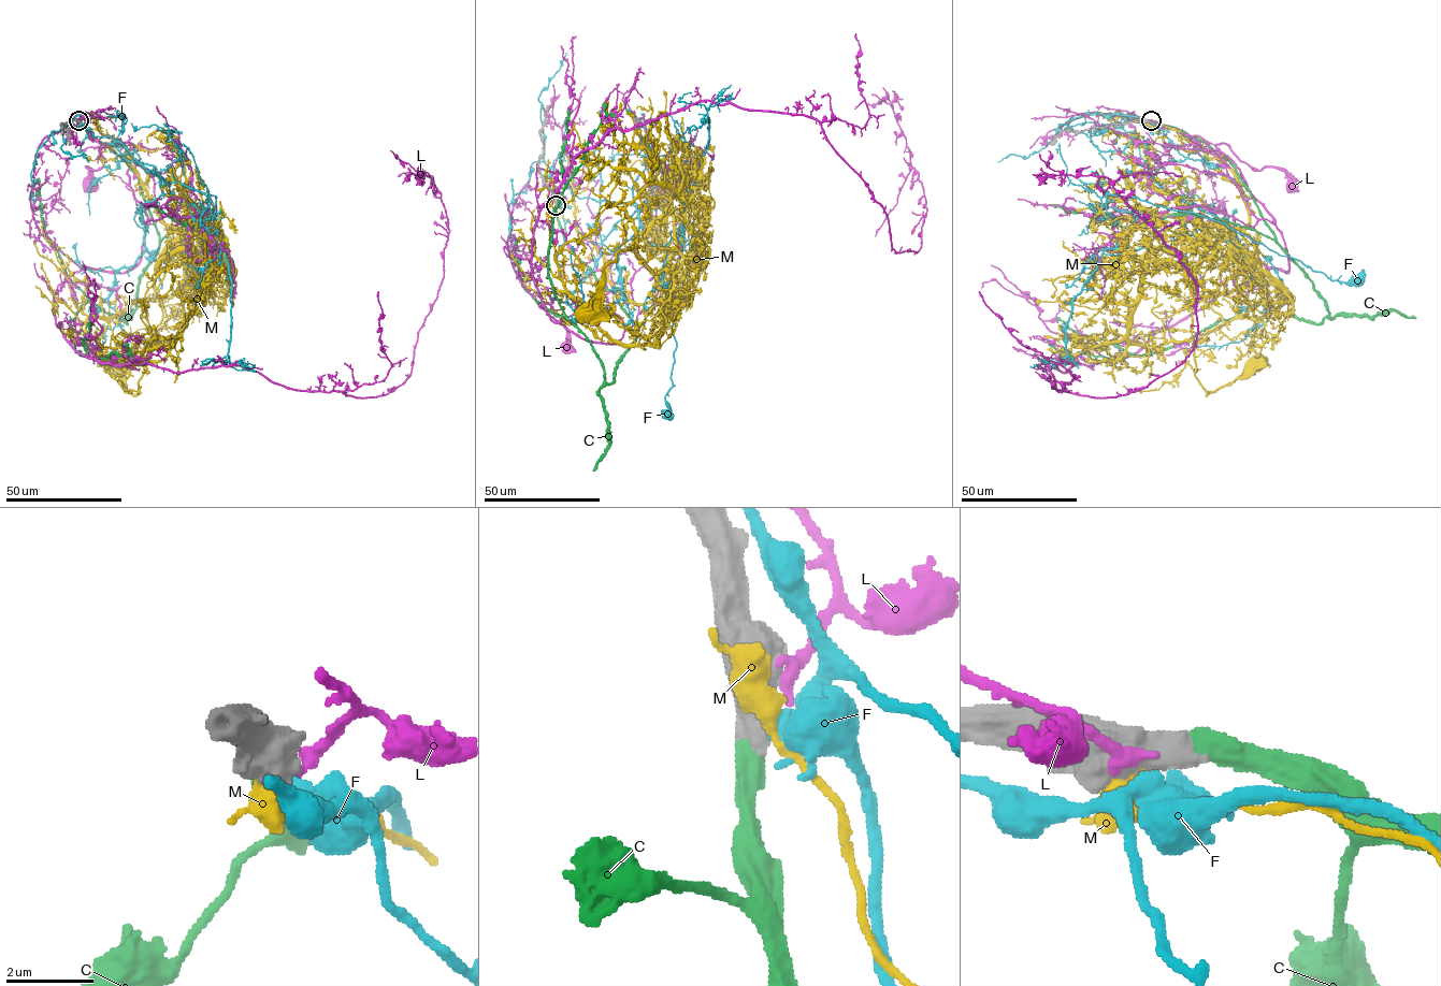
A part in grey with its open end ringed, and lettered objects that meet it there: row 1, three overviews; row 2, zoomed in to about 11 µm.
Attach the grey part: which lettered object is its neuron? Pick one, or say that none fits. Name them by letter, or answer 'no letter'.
C

